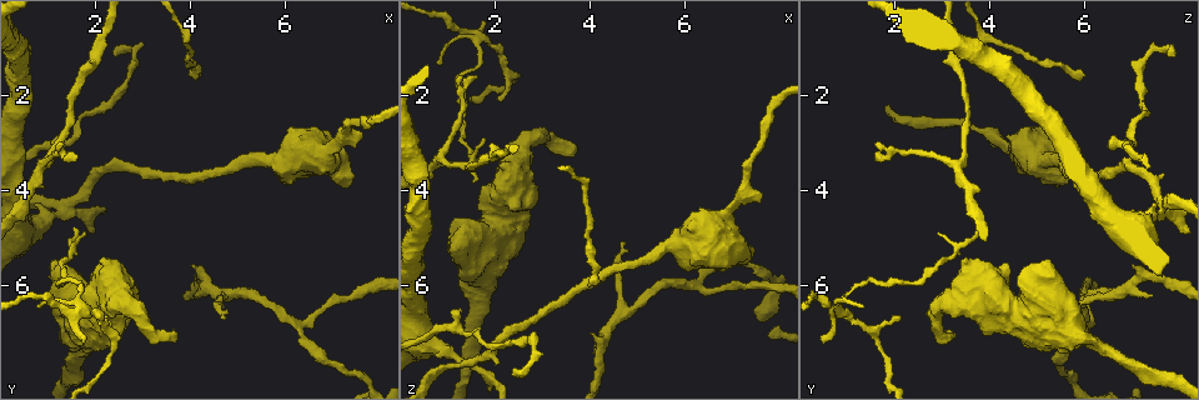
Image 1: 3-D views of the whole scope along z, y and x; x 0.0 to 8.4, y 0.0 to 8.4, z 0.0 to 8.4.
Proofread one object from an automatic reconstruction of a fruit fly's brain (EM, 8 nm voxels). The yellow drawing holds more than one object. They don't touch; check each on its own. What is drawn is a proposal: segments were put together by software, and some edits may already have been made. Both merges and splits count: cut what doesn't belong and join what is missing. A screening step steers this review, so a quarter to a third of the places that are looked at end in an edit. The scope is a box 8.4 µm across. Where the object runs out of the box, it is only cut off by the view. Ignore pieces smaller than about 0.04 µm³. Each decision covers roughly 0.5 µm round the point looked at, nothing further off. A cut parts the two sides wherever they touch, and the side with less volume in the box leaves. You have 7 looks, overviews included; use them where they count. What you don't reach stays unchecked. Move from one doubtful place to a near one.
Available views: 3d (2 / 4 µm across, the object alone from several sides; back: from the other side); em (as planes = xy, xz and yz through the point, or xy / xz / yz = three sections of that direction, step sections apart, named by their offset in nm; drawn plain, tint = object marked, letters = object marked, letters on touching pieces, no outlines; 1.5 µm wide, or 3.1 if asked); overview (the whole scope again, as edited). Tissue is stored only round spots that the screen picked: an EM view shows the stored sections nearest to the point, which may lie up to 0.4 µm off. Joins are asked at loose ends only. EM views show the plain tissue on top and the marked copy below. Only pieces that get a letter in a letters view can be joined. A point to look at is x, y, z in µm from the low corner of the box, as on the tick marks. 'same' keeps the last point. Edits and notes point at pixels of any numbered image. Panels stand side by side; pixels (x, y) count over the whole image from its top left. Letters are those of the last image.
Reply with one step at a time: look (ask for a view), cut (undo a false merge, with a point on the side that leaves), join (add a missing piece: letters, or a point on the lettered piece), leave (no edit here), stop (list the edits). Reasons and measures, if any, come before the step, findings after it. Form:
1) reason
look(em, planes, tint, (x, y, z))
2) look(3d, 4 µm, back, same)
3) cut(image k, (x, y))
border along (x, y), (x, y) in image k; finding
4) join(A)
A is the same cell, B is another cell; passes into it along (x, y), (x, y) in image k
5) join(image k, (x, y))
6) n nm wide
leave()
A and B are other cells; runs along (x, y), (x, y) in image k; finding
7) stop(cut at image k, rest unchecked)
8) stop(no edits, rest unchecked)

free end
look(3d, 2 µm, (4.70, 6.70, 5.10))

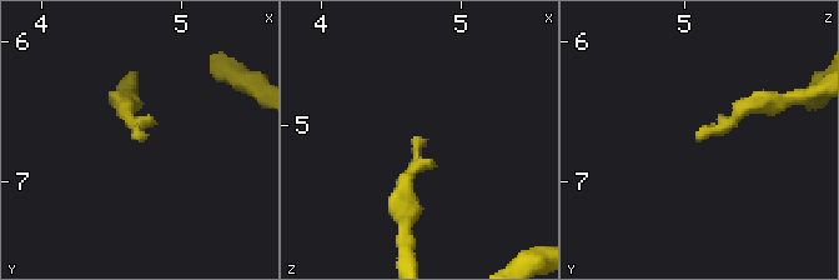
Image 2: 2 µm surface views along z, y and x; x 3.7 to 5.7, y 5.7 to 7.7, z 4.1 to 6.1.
look(em, xy, step 8, tint, (4.68, 6.70, 5.06))

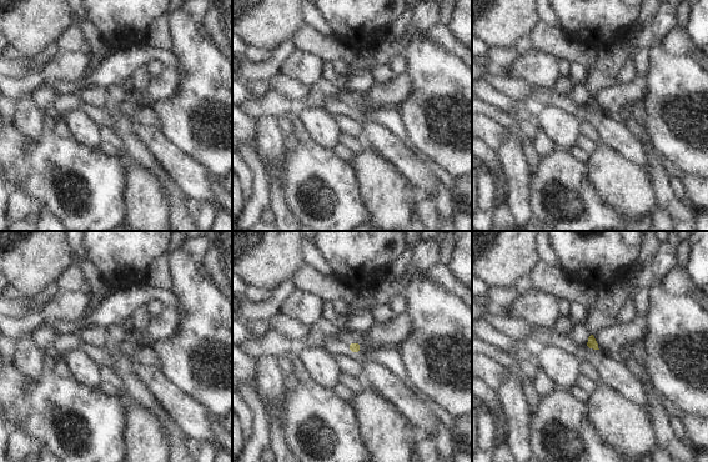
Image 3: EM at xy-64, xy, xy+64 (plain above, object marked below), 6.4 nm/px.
look(em, planes, letters, same)

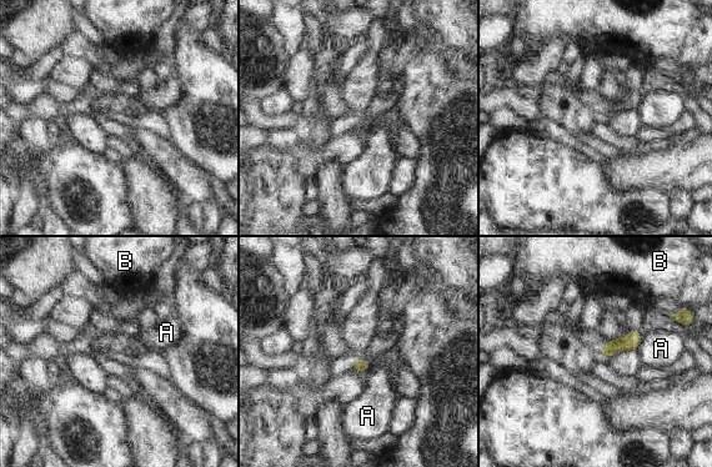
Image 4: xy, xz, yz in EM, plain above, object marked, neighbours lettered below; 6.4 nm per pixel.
A touches over 110 nm
leave()
A and B are other cells; border along (643, 335), (636, 349) in image 4; no lettered piece goes on from it

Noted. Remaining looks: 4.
side arm on a straight run
look(em, planes, tint, (6.35, 6.90, 5.95))

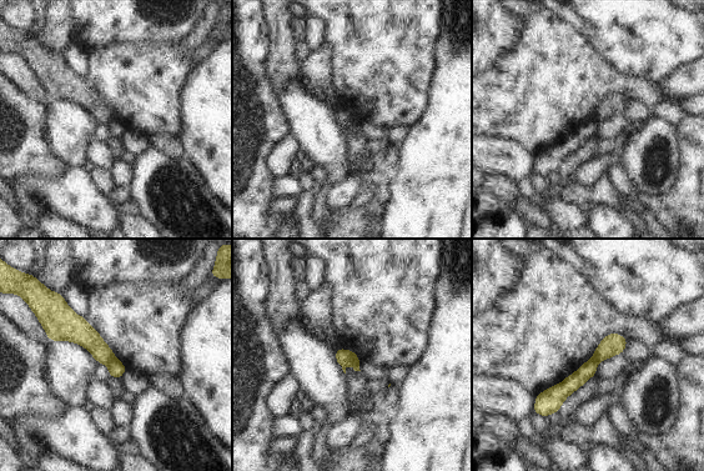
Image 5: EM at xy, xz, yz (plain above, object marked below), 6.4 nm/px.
see the neighbours
look(em, planes, letters, same)

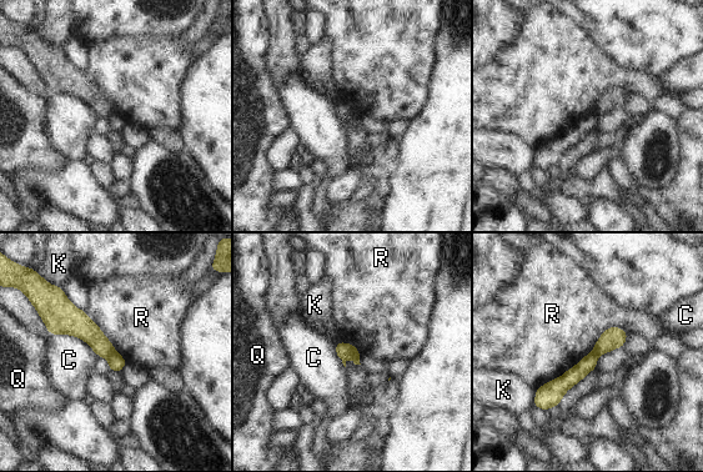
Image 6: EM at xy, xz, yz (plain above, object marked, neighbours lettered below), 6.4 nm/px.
110 nm wide
cut(image 6, (84, 327))
C, K, Q and R are other cells; a second neuron is stuck on

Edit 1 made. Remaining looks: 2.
stop(cut at image 6, rest unchecked)

